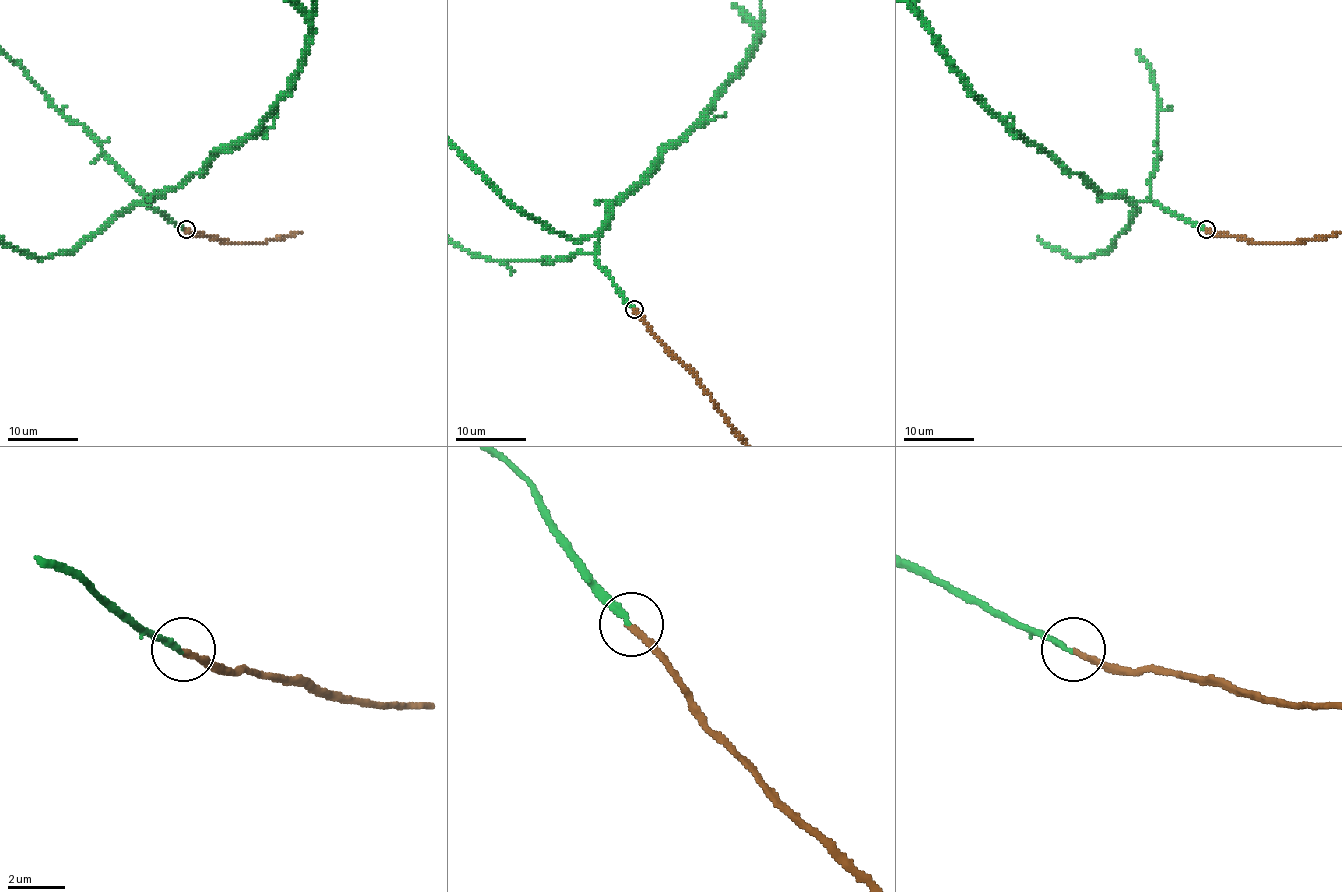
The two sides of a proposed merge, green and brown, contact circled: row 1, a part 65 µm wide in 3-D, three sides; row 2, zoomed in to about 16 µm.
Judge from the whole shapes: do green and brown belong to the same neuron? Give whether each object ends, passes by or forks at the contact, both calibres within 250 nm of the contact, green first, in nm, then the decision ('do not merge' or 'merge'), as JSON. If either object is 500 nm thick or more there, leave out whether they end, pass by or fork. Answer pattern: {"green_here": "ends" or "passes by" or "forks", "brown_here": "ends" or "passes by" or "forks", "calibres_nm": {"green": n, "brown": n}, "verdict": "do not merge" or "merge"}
{"green_here": "ends", "brown_here": "ends", "calibres_nm": {"green": 200, "brown": 200}, "verdict": "merge"}

